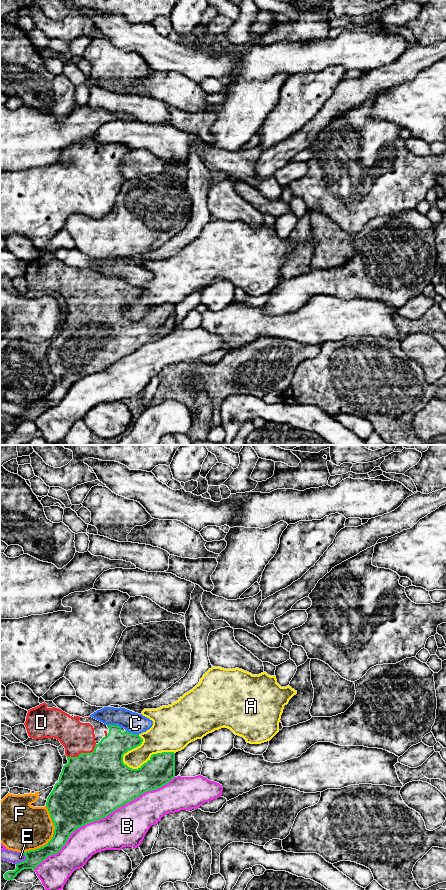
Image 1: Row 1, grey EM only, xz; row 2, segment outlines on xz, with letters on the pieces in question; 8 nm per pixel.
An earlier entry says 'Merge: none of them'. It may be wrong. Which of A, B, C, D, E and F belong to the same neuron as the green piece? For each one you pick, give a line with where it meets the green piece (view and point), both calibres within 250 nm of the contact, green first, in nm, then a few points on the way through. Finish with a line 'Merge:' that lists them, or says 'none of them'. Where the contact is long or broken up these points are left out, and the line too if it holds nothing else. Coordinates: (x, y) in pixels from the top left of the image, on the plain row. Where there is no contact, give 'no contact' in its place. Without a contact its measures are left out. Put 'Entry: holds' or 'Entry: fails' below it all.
D: meets green in xz at (83, 305); 480 nm thick on the green side, 260 nm on the other
Merge: D
Entry: fails

